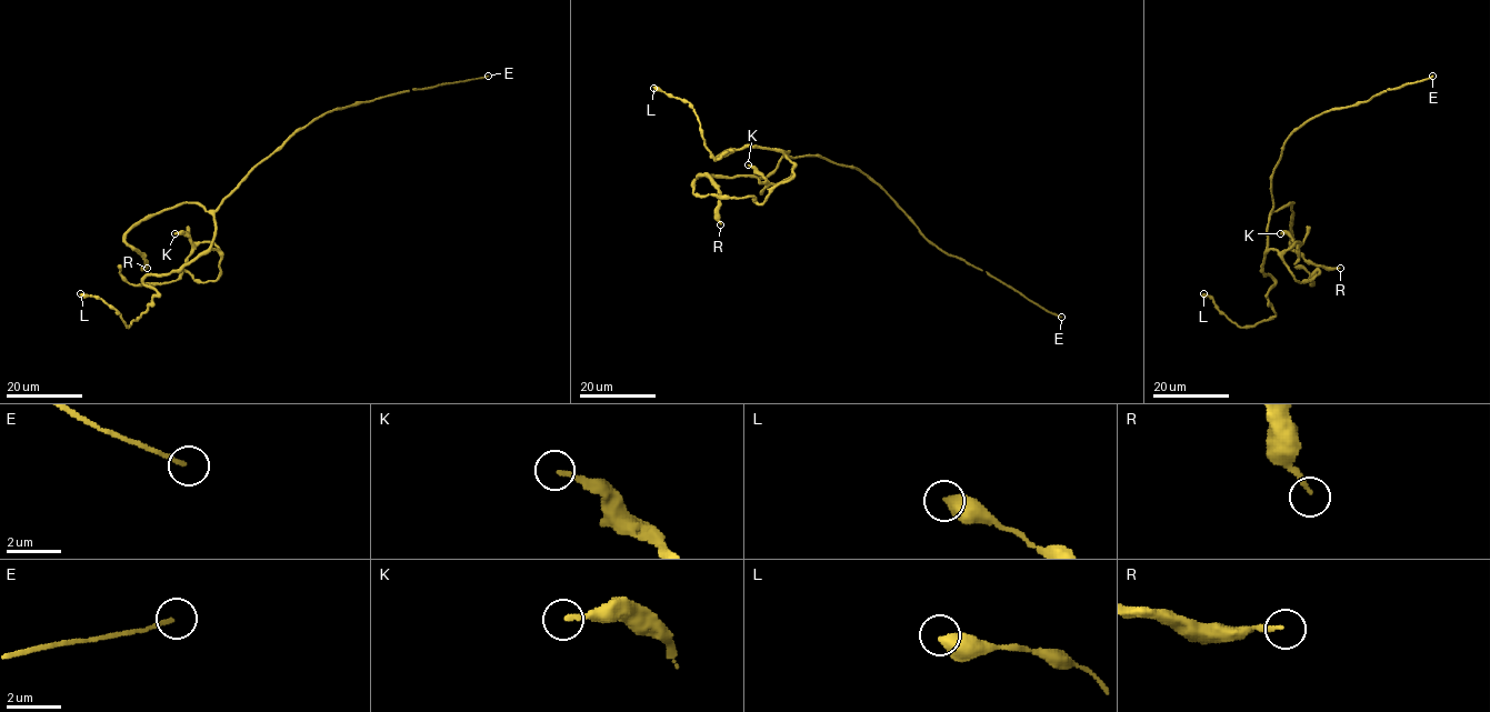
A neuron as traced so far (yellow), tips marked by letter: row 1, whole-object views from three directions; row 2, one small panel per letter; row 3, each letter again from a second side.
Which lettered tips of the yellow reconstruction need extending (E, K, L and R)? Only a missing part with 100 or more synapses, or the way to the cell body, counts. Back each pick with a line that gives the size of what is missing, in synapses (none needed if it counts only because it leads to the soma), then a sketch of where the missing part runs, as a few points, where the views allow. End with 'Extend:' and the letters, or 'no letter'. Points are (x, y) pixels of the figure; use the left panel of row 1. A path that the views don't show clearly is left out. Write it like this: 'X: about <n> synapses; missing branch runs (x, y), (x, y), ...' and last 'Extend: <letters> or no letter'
E: about 110 synapses
Extend: E

